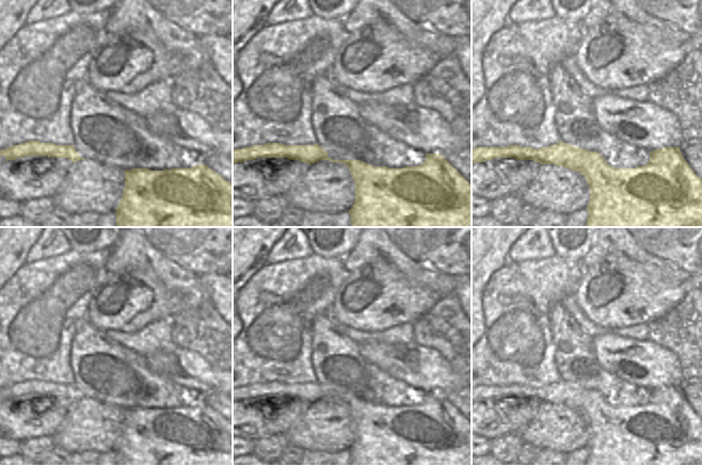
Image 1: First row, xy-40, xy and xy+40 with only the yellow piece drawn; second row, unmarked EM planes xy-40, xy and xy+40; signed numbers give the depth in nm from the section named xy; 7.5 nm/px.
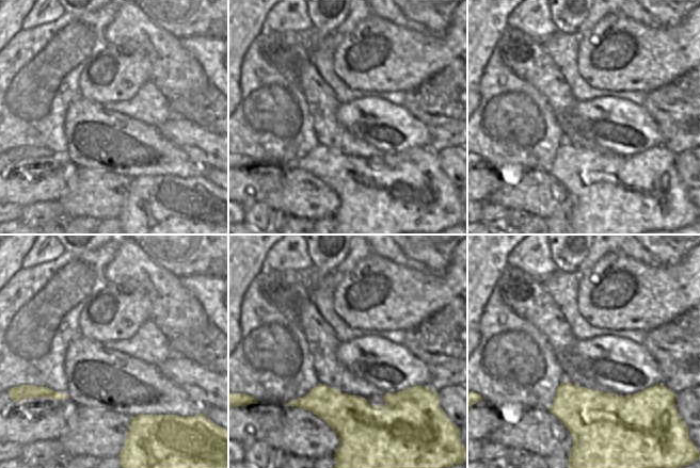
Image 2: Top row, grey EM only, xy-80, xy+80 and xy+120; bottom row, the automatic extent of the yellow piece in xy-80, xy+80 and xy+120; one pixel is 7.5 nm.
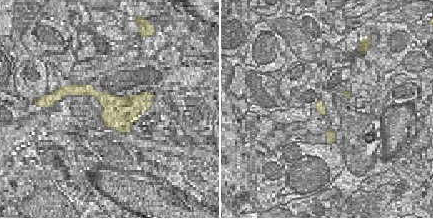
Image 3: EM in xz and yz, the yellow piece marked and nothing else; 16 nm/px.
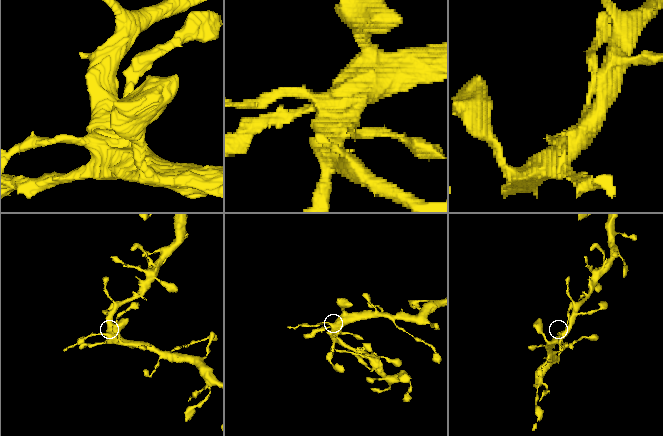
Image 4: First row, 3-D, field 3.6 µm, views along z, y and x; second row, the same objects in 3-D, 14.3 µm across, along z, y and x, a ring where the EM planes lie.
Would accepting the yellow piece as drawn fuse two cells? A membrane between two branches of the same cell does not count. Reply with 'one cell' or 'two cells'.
two cells

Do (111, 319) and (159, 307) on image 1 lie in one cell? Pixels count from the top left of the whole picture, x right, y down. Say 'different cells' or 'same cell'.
same cell

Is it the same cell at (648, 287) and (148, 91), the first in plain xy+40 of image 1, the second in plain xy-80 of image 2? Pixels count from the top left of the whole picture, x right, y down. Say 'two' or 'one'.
two

